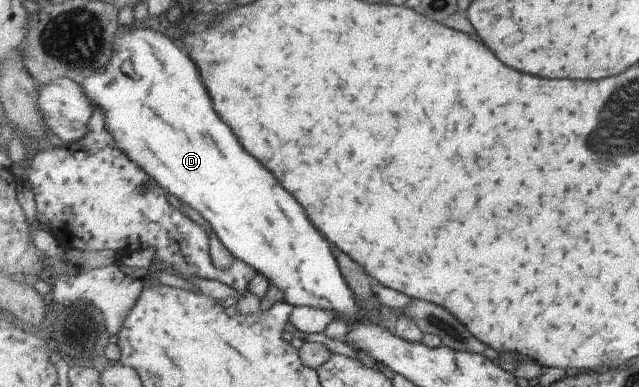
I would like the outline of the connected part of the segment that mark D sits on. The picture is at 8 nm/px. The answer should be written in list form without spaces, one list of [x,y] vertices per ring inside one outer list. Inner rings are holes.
[[[122,28],[122,33],[118,36],[118,41],[116,42],[116,57],[114,57],[114,63],[112,63],[106,71],[102,70],[95,76],[84,78],[83,81],[80,82],[85,85],[87,94],[95,103],[96,111],[104,112],[107,115],[107,128],[112,131],[114,137],[117,139],[117,146],[120,146],[125,152],[128,152],[131,160],[136,161],[137,164],[140,164],[146,169],[149,176],[154,176],[156,183],[178,197],[182,202],[196,209],[209,221],[218,238],[237,259],[246,261],[248,265],[252,265],[256,271],[267,277],[270,284],[276,285],[276,287],[280,288],[280,291],[284,291],[286,303],[292,303],[292,305],[298,305],[298,307],[304,307],[304,305],[306,305],[306,307],[328,309],[328,311],[336,311],[343,319],[354,319],[354,322],[358,320],[360,313],[362,313],[362,307],[360,307],[360,303],[358,303],[358,299],[356,299],[357,293],[346,279],[341,262],[338,261],[338,257],[336,257],[334,251],[332,251],[332,243],[312,225],[306,209],[298,203],[298,199],[296,199],[290,191],[286,191],[286,189],[282,187],[282,183],[276,179],[276,175],[274,175],[272,171],[268,171],[254,155],[250,155],[250,153],[244,149],[244,145],[240,143],[240,139],[236,137],[236,133],[224,123],[224,119],[222,119],[222,117],[218,115],[218,111],[214,109],[214,101],[212,101],[206,85],[200,81],[200,71],[198,71],[196,63],[192,61],[192,57],[188,57],[188,55],[184,53],[184,49],[178,47],[178,42],[173,41],[170,37],[166,37],[166,35],[162,35],[162,33],[156,33],[156,31],[151,29],[133,28],[134,30]],[[114,65],[118,67],[118,71],[112,69]]]

